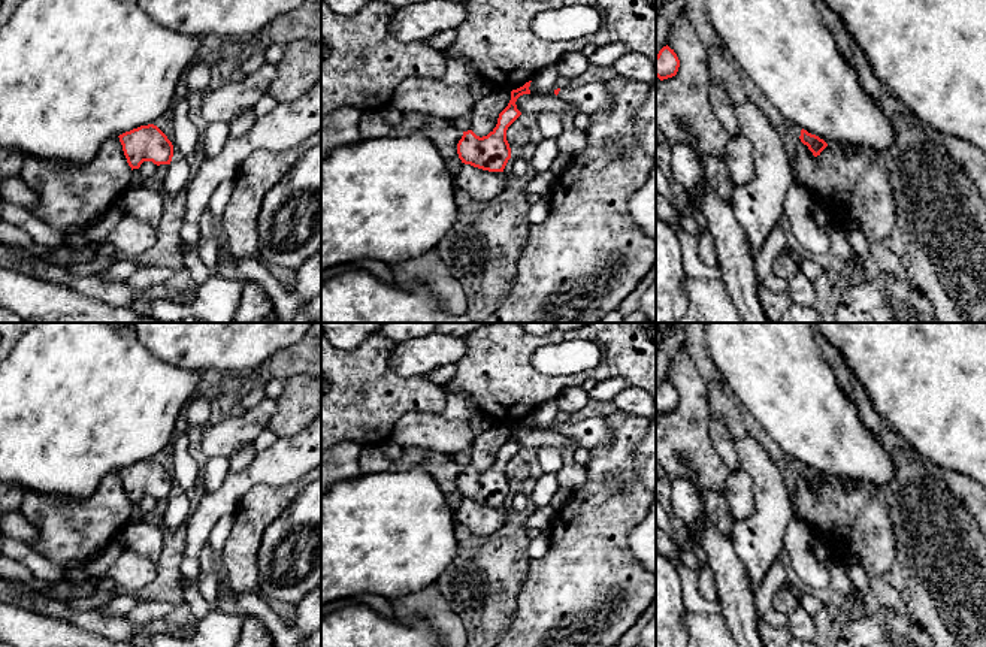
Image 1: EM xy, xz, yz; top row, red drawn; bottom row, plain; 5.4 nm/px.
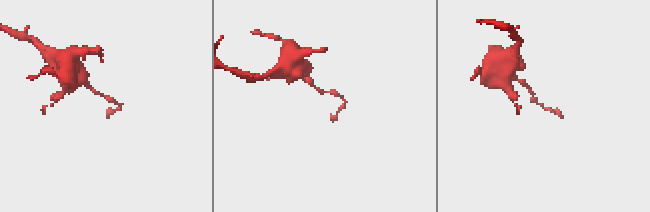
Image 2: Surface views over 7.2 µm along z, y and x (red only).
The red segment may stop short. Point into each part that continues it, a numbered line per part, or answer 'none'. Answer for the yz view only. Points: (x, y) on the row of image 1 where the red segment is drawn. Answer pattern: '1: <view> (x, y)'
none

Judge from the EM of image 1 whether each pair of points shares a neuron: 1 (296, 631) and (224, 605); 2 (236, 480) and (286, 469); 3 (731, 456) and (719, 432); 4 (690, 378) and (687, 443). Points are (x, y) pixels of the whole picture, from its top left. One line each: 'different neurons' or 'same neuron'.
1: same neuron
2: same neuron
3: same neuron
4: same neuron

